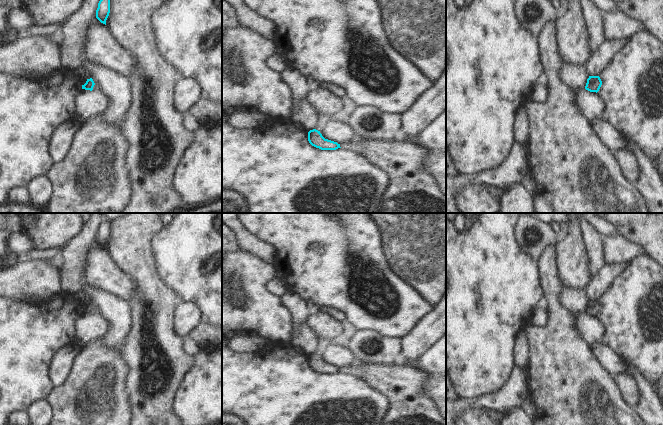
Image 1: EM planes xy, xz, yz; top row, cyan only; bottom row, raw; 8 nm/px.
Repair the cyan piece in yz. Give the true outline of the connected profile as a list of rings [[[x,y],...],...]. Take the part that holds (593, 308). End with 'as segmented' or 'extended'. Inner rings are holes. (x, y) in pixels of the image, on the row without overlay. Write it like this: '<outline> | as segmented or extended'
[[[589,300],[585,313],[590,316],[598,316],[602,309],[602,305],[599,300]]] | as segmented

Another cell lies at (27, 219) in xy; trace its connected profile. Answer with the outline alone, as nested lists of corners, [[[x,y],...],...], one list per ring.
[[[22,213],[21,222],[18,229],[24,232],[27,229],[31,229],[35,223],[35,213]]]

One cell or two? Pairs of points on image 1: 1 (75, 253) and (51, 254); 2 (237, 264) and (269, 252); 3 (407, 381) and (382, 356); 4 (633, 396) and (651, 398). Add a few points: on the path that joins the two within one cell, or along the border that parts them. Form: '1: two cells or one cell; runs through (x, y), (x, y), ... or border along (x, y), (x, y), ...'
1: two cells; border along (63, 248), (57, 259)
2: two cells; border along (239, 247), (271, 263)
3: two cells; border along (367, 362), (393, 364)
4: two cells; border along (630, 375), (639, 393), (639, 401), (635, 408)

